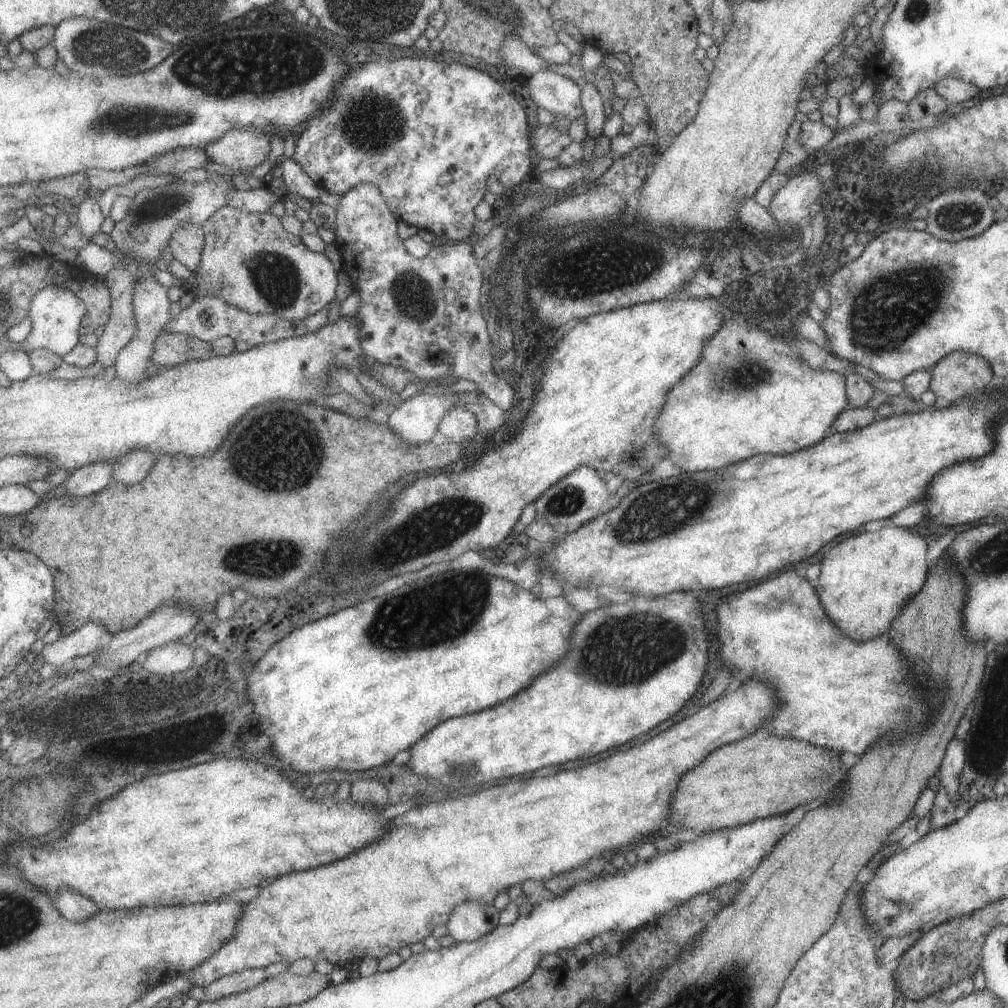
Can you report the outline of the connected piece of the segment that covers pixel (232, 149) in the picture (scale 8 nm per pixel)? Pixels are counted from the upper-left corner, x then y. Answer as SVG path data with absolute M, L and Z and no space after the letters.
M230 130L220 140L204 146L211 162L232 167L236 172L246 168L258 168L268 162L272 152L272 140L264 132L256 130Z

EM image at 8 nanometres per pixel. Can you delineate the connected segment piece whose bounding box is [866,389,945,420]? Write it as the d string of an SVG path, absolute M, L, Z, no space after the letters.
M875 389L874 396L866 405L876 410L878 419L891 417L893 414L916 413L920 410L936 410L938 407L945 407L942 401L934 402L933 405L924 404L921 399L915 399L903 395L889 395L879 389Z

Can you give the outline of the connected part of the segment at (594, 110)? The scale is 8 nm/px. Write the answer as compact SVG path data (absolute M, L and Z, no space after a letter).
M588 82L582 87L582 104L584 104L586 117L586 131L581 137L581 142L584 142L585 137L596 139L602 134L606 114L598 90Z

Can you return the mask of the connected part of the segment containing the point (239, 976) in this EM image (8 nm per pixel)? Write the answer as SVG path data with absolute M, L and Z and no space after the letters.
M254 968L252 970L244 970L244 972L231 974L222 977L220 980L207 986L206 1000L214 1002L222 998L226 998L241 992L248 992L258 988L260 984L264 984L266 978L265 968Z

